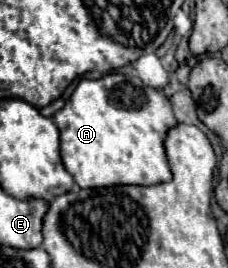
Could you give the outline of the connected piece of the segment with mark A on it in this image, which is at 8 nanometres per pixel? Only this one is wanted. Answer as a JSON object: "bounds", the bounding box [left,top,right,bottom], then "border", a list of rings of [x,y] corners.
{"bounds":[55,73,179,189],"border":[[[109,73],[101,79],[83,79],[73,91],[65,107],[55,115],[55,123],[61,131],[61,157],[65,169],[73,175],[81,189],[113,187],[113,185],[155,185],[173,179],[173,173],[165,155],[165,137],[179,121],[171,109],[171,101],[157,89],[143,85],[133,75]]]}

